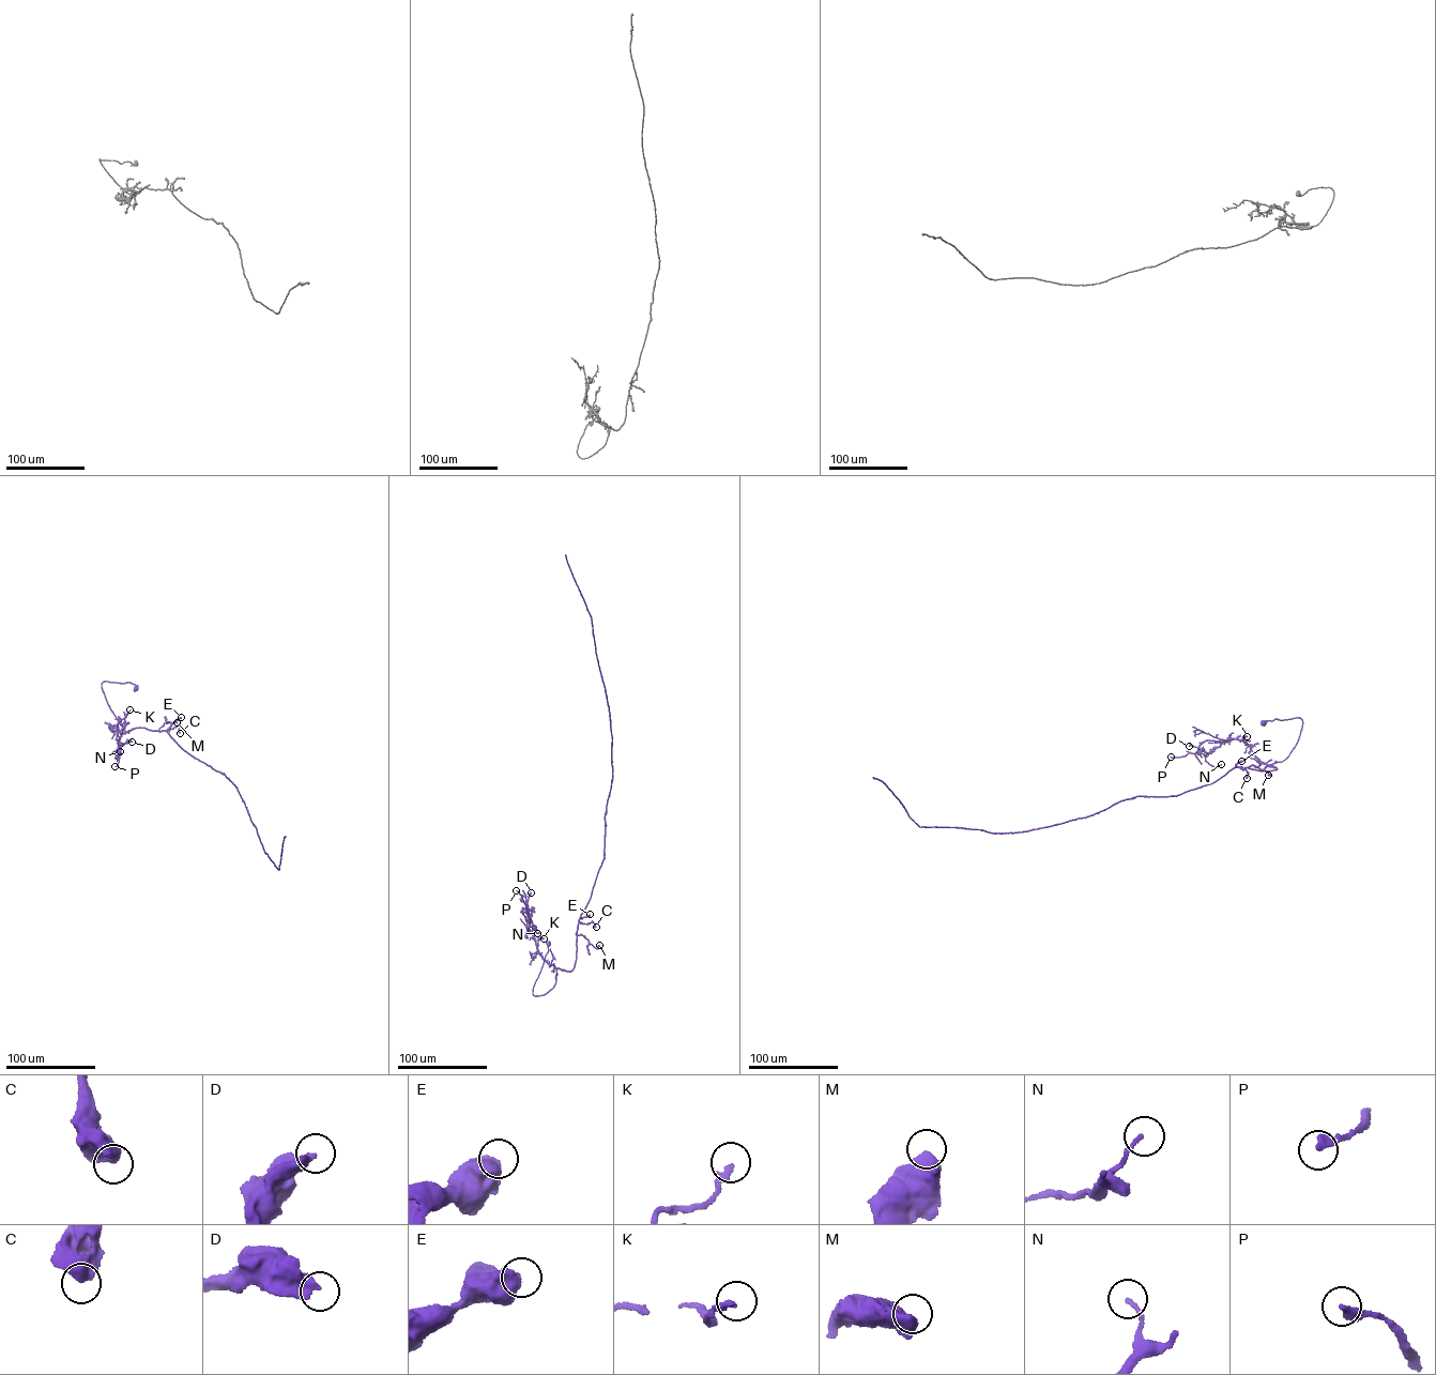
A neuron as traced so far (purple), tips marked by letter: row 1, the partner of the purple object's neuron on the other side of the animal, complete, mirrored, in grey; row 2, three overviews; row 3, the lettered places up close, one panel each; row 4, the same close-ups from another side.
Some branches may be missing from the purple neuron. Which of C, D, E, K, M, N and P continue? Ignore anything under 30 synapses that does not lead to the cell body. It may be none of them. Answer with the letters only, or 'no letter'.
no letter

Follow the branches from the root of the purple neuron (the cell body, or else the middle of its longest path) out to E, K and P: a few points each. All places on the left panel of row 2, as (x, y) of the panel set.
E: (135, 688), (128, 682), (102, 683), (108, 705), (126, 732), (140, 727), (168, 732), (171, 724), (181, 717)
K: (135, 688), (128, 682), (102, 683), (108, 705), (126, 732), (121, 733), (118, 721), (130, 709)
P: (135, 688), (128, 682), (102, 683), (126, 732), (118, 730), (119, 720), (115, 766)

